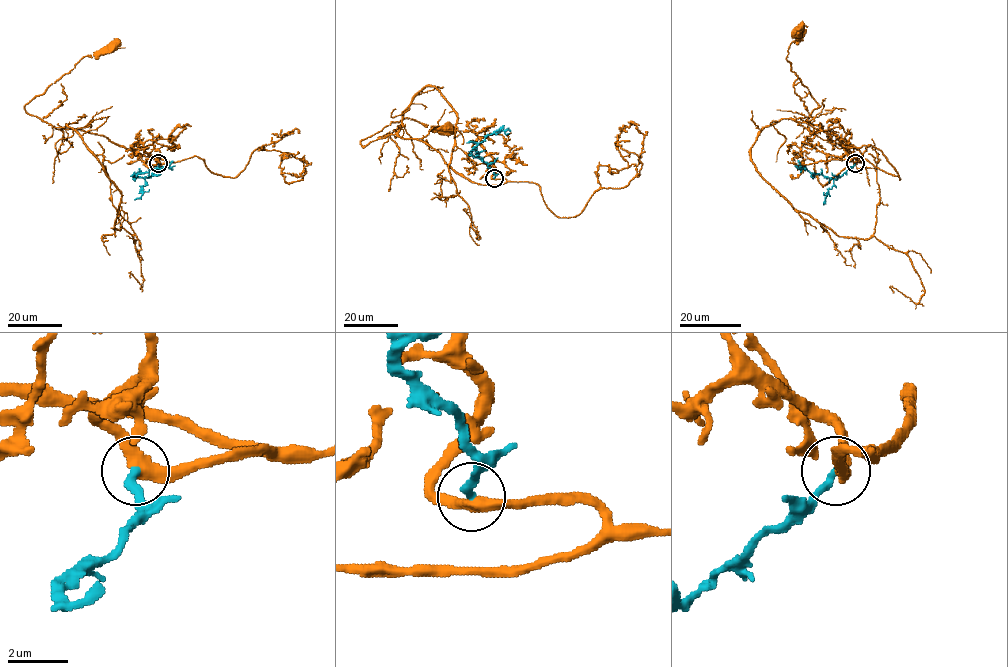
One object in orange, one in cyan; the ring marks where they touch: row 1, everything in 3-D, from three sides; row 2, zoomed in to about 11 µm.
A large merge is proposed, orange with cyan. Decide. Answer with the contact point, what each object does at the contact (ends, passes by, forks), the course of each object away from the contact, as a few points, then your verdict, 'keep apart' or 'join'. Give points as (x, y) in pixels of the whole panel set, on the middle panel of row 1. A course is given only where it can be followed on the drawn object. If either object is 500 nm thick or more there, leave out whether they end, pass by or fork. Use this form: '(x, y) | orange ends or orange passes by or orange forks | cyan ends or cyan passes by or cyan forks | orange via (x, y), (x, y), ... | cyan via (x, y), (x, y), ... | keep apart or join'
(494, 178) | orange passes by | cyan ends | orange via (495, 178), (469, 181), (398, 134), (418, 91), (433, 86), (457, 116), (450, 178), (466, 212) | cyan via (495, 178), (494, 172), (472, 151), (488, 135), (511, 130) | join

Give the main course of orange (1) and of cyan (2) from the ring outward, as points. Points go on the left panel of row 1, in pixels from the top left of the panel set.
1: (159, 163), (170, 162), (62, 128), (78, 134), (121, 194), (113, 227), (135, 240), (142, 285), (130, 277)
2: (159, 163), (150, 177), (136, 175), (175, 165)

